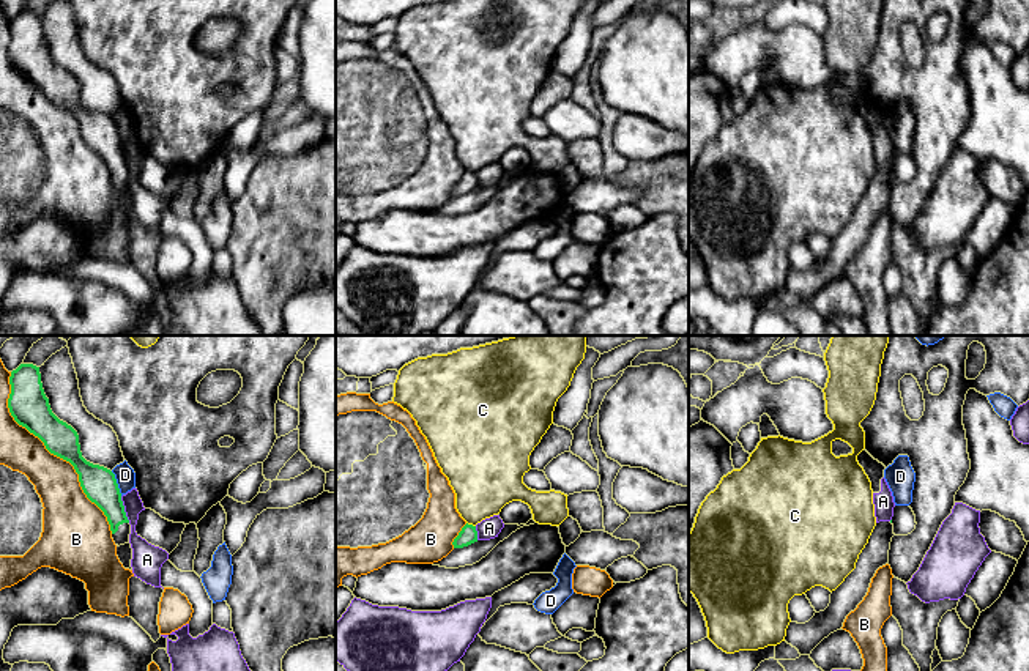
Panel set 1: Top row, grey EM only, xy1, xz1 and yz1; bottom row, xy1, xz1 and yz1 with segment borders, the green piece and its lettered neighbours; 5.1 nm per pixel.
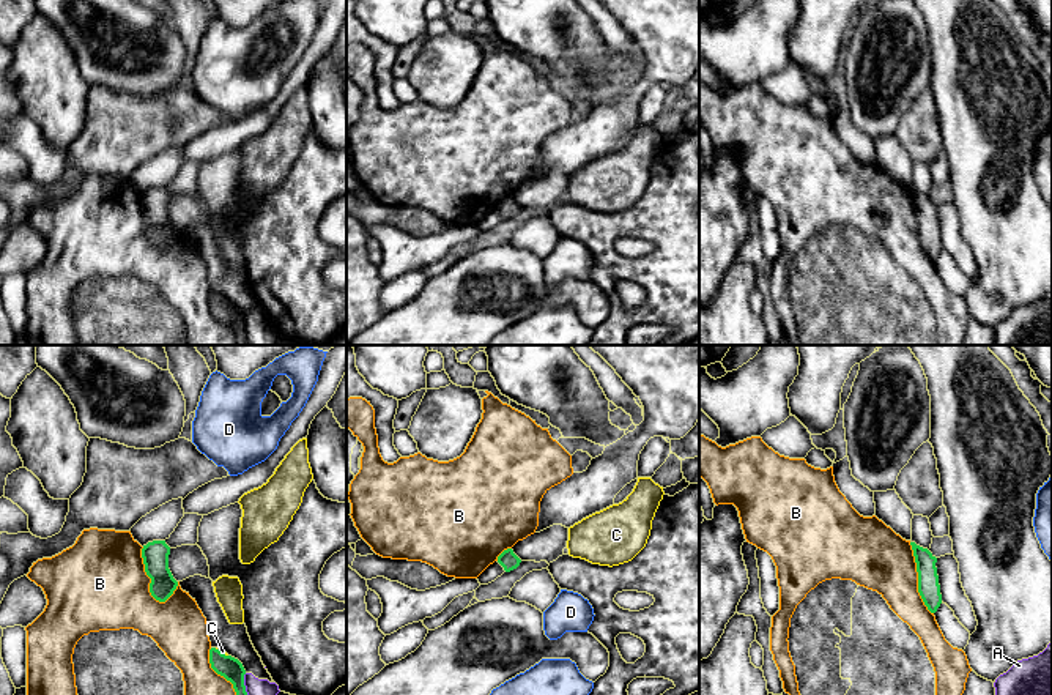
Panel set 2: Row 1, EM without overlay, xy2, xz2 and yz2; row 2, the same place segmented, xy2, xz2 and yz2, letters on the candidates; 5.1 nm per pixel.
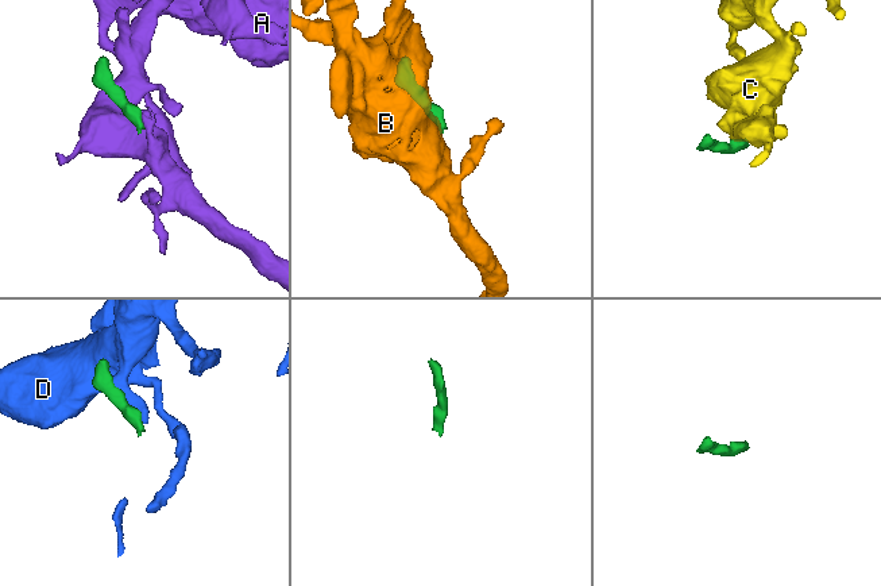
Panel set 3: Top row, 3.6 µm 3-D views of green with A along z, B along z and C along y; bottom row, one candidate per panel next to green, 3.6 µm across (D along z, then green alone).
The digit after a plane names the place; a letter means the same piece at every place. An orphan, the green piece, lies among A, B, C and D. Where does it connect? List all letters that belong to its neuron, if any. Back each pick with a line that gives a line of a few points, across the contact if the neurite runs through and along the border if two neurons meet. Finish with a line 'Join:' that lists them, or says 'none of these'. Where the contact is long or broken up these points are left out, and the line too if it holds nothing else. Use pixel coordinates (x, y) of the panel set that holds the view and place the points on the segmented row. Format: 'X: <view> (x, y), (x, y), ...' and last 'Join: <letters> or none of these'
Join: none of these

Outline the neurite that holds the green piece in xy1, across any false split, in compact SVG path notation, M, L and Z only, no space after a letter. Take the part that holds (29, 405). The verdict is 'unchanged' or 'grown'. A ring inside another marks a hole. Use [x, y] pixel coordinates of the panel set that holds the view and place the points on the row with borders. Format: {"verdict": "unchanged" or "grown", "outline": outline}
{"verdict": "grown", "outline": "M20 364L9 376L8 408L14 421L38 436L46 449L69 462L79 474L87 498L107 517L115 545L129 542L131 525L124 512L115 474L82 457L77 432L60 421L44 394L39 367Z"}

